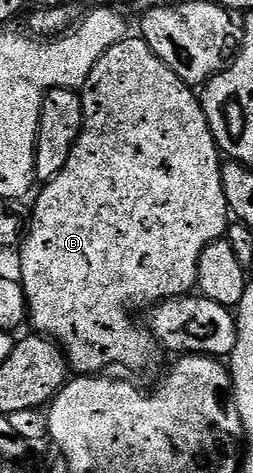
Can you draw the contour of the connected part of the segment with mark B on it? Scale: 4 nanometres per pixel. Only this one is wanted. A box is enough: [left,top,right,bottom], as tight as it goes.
[19,35,231,375]

